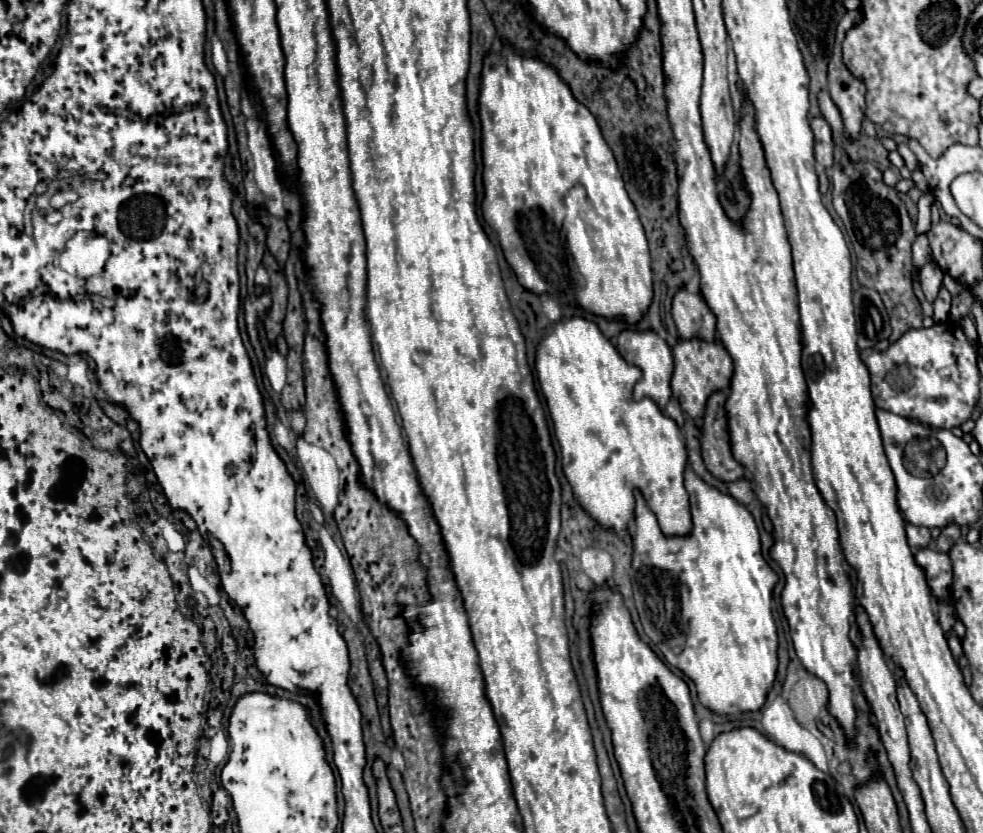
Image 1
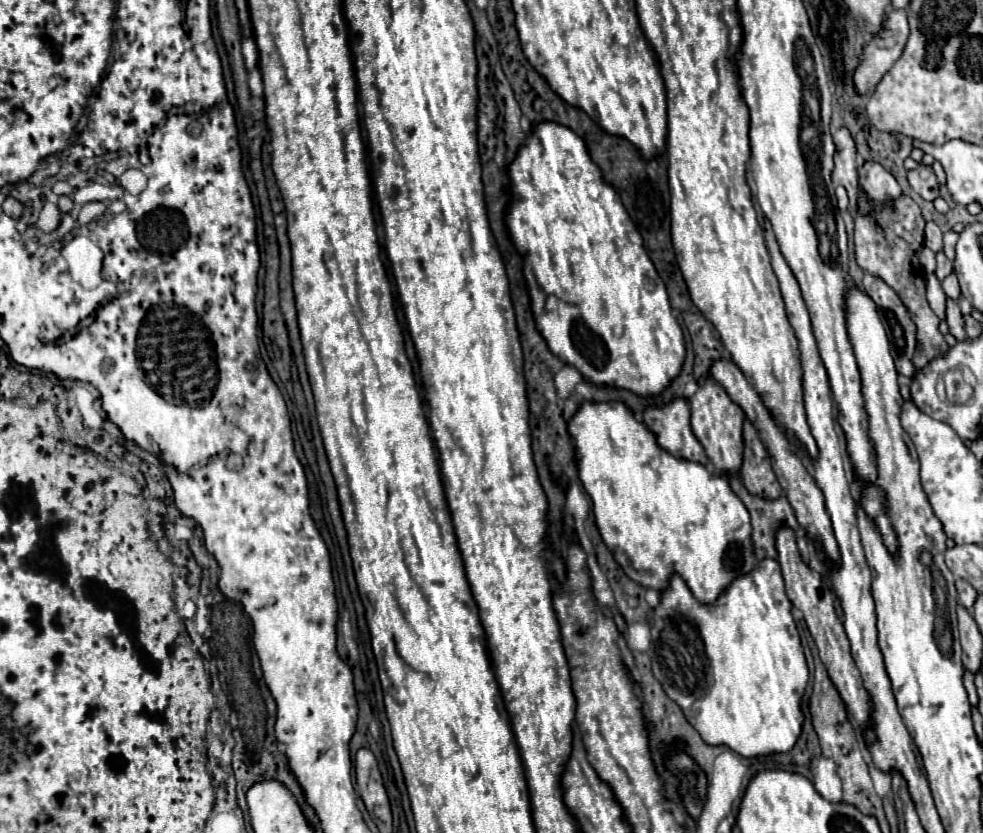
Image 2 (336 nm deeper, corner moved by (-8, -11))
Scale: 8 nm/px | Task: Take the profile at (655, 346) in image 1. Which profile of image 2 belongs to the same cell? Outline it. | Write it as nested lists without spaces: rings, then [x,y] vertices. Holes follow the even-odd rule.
[[[675,397],[661,407],[647,407],[643,421],[657,435],[657,443],[671,455],[703,465],[707,463],[707,455],[691,431],[689,405],[683,397]]]

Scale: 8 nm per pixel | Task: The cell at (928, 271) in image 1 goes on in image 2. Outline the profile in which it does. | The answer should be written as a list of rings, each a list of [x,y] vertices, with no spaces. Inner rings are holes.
[[[947,301],[947,307],[945,307],[945,321],[949,325],[949,333],[961,341],[965,339],[965,331],[963,331],[963,315],[959,311],[959,305],[955,301]]]

